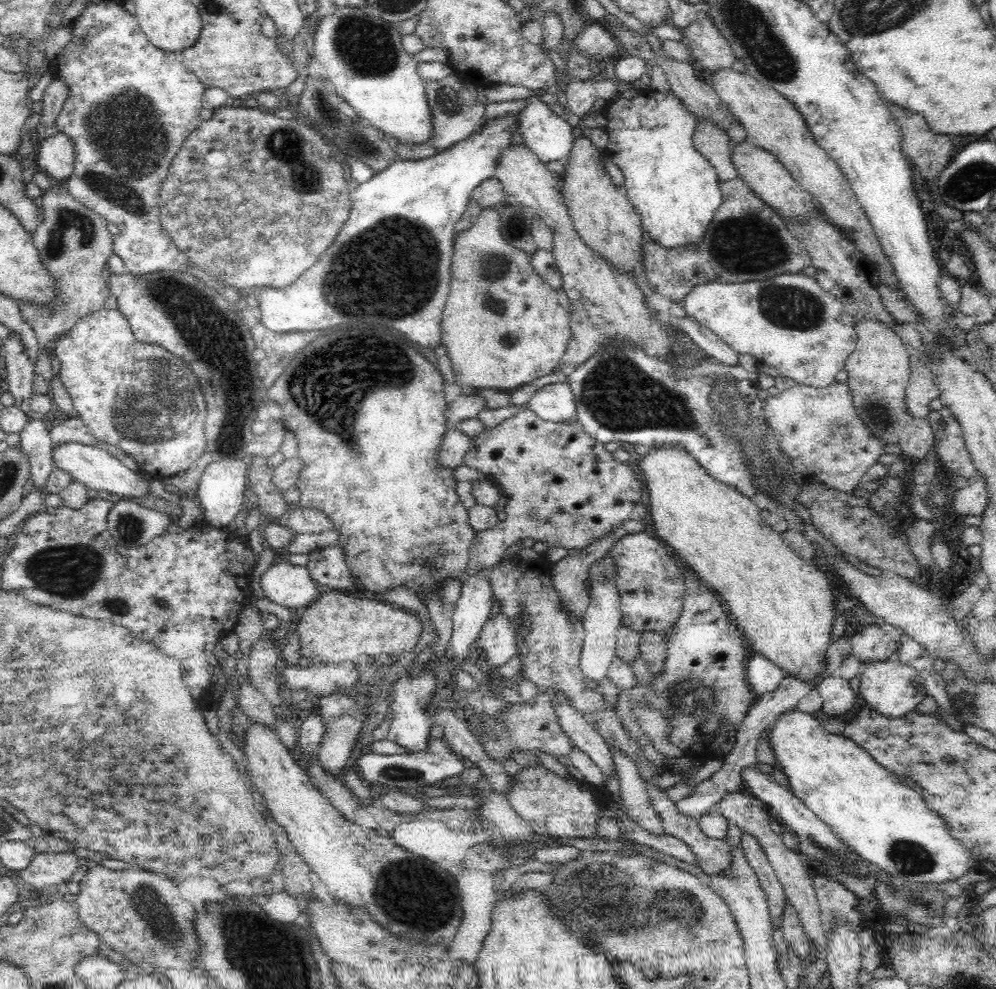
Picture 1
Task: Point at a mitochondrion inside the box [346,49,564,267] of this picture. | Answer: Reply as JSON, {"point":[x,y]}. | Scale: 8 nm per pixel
{"point":[447,99]}

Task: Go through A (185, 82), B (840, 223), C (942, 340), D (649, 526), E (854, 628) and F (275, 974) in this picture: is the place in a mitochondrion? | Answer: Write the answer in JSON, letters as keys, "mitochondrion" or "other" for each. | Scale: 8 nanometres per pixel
{"A":"other","B":"other","C":"other","D":"other","E":"other","F":"mitochondrion"}

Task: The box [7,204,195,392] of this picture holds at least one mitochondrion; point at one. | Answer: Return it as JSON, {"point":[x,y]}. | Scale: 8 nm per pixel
{"point":[71,229]}

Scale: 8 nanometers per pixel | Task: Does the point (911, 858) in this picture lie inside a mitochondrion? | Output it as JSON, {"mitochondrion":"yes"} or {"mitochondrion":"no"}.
{"mitochondrion":"yes"}

